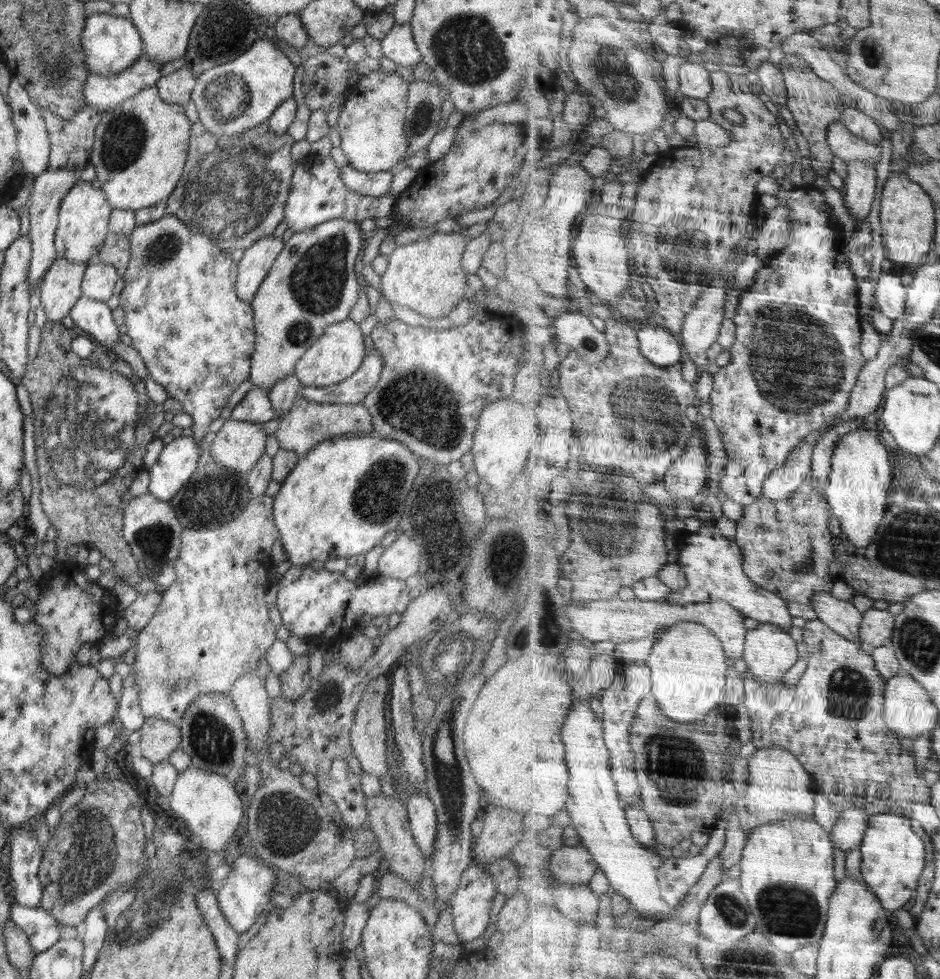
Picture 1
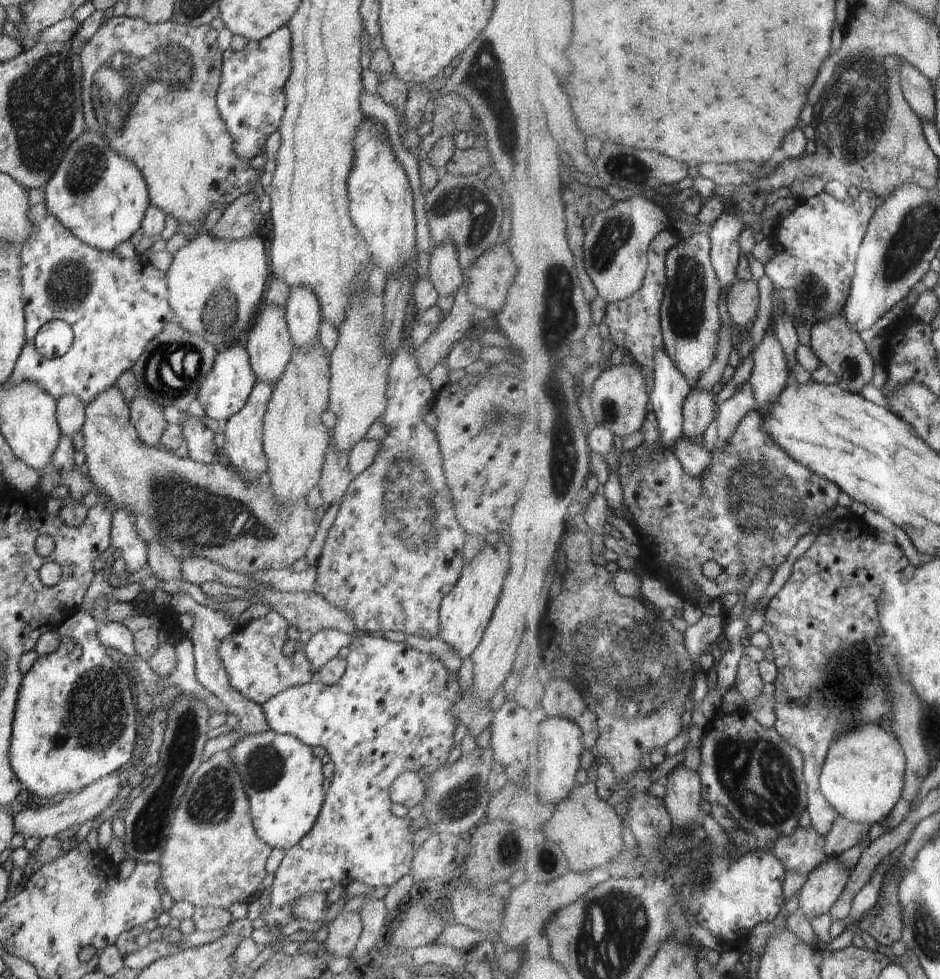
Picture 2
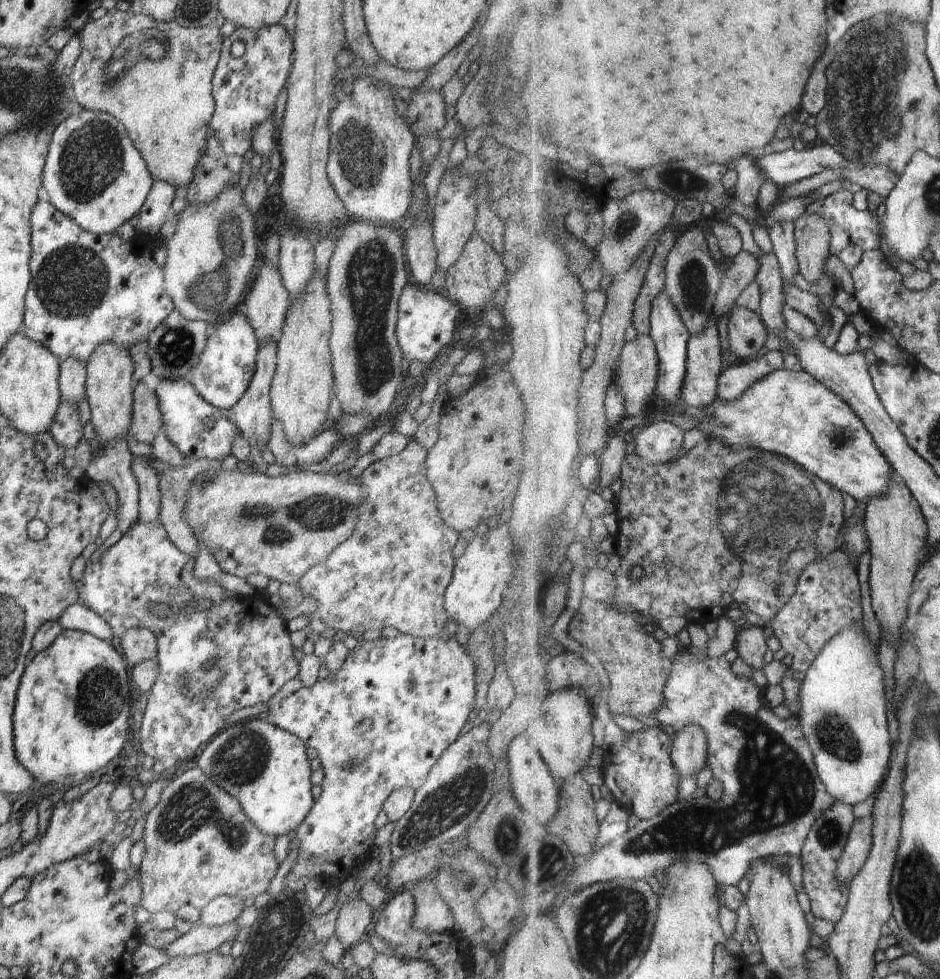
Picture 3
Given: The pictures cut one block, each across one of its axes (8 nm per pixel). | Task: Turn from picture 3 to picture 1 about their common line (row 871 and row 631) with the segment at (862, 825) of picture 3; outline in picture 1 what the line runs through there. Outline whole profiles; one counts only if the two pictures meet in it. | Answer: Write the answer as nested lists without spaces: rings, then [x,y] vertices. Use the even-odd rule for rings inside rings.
[[[820,592],[813,599],[813,608],[823,622],[829,624],[840,635],[862,642],[862,626],[865,612],[860,610],[852,600],[838,600],[830,592]]]

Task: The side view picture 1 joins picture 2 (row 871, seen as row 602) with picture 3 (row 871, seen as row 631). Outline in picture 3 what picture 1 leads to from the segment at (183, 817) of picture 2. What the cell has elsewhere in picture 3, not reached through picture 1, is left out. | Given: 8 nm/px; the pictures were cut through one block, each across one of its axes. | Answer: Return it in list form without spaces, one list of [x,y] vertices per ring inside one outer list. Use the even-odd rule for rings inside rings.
[[[200,768],[184,772],[163,790],[157,806],[146,816],[143,840],[146,851],[140,866],[143,889],[141,906],[151,914],[158,912],[175,914],[185,905],[200,911],[215,897],[221,895],[242,900],[251,896],[266,895],[266,890],[280,866],[274,857],[275,839],[260,832],[248,820],[238,800],[226,794]]]

